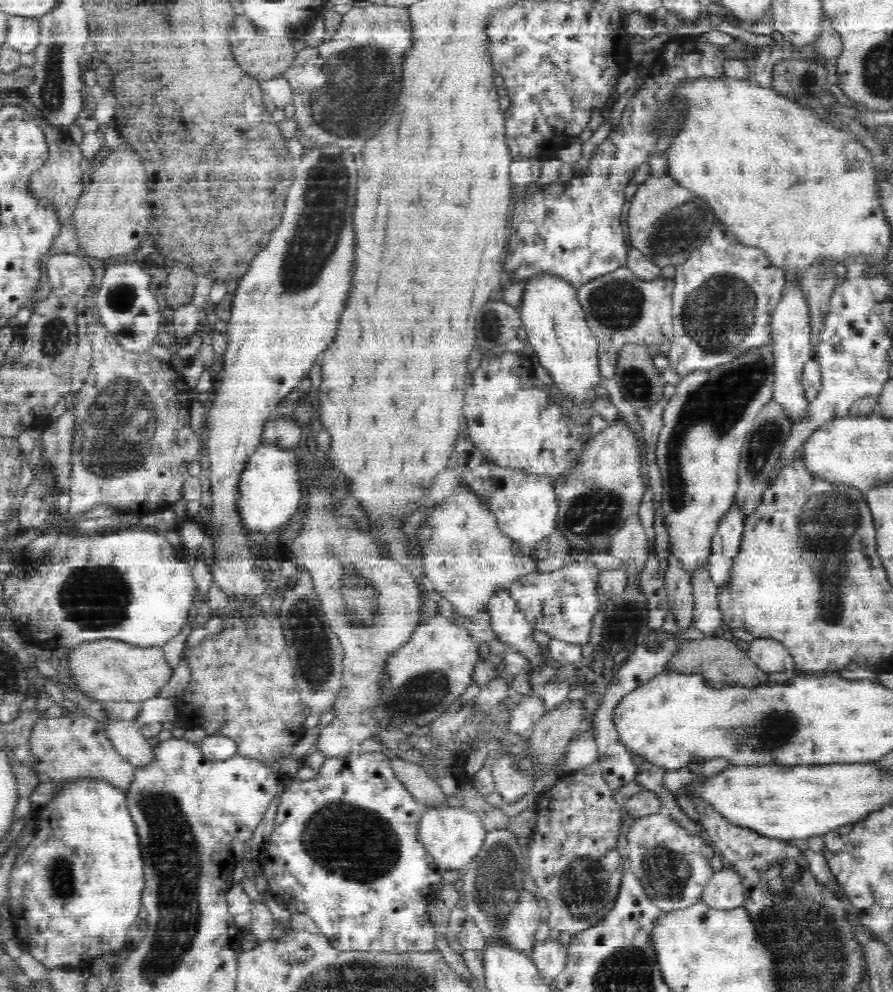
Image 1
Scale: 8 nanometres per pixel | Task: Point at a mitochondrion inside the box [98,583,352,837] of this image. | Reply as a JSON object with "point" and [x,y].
{"point":[313,651]}

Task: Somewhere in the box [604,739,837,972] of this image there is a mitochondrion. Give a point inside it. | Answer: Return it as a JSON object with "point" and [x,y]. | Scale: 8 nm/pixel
{"point":[665,872]}

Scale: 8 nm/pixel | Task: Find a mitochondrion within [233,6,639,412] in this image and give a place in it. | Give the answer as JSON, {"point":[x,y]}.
{"point":[356,87]}

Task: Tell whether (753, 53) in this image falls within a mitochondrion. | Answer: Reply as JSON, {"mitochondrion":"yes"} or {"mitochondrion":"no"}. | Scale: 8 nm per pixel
{"mitochondrion":"no"}

